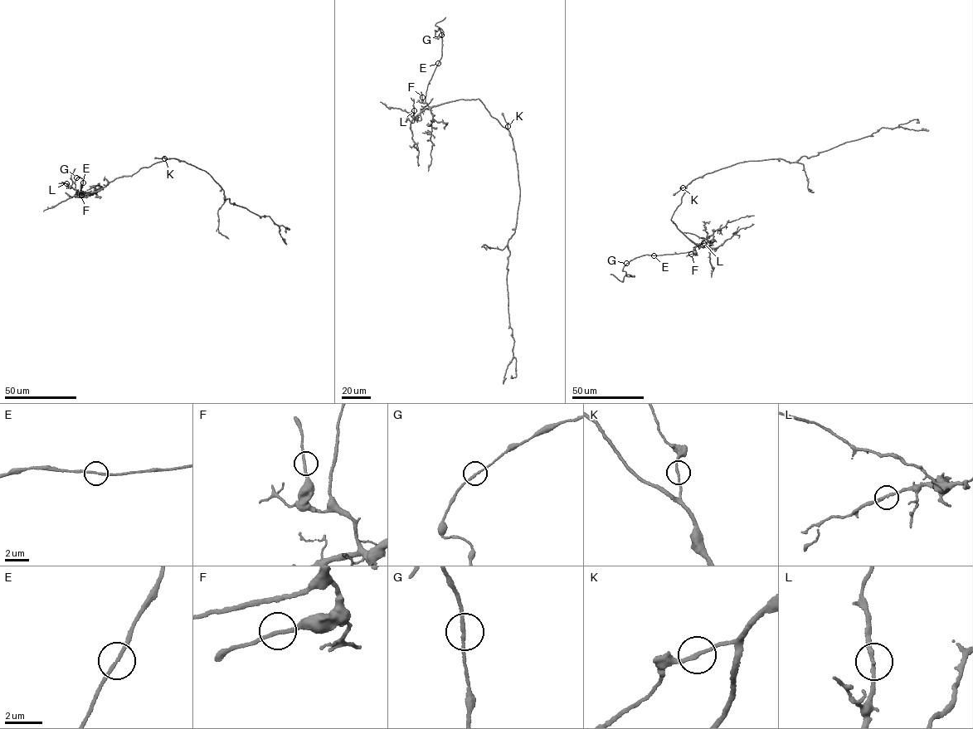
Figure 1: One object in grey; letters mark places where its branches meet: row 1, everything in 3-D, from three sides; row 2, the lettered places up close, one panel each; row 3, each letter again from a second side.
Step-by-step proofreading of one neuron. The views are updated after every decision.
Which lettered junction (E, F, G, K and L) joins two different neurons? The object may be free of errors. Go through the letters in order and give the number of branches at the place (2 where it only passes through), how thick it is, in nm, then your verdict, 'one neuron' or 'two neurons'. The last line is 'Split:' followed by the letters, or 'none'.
E: branches 2; calibre 160 nm; one neuron
F: branches 2; calibre 190 nm; one neuron
G: branches 2; calibre 180 nm; one neuron
K: branches 2; calibre 180 nm; one neuron
L: branches 2; calibre 180 nm; one neuron
Split: none

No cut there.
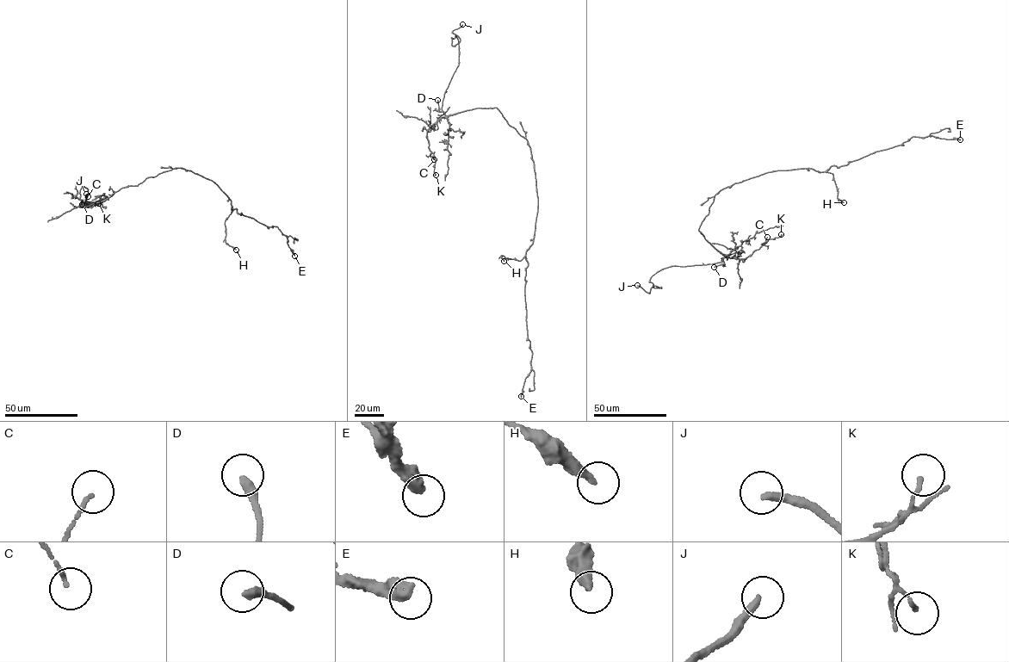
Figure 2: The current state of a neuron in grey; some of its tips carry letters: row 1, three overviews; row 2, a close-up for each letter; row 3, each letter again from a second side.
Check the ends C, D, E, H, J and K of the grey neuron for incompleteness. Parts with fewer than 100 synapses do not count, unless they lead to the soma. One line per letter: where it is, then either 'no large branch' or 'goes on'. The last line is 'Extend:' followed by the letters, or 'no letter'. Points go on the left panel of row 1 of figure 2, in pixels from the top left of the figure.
C: at (88, 196); no large branch
D: at (82, 204); no large branch
E: at (294, 256); no large branch
H: at (236, 250); no large branch
J: at (86, 194); goes on
K: at (98, 203); no large branch
Extend: J

